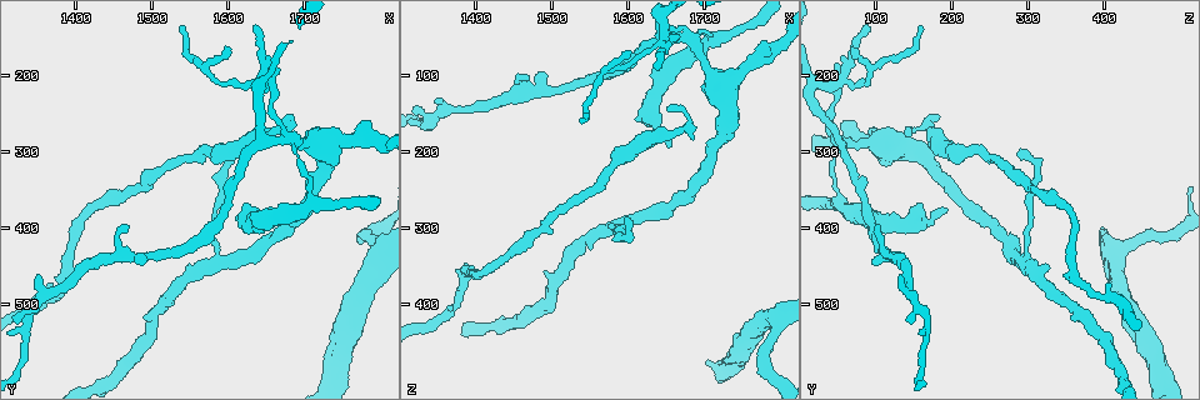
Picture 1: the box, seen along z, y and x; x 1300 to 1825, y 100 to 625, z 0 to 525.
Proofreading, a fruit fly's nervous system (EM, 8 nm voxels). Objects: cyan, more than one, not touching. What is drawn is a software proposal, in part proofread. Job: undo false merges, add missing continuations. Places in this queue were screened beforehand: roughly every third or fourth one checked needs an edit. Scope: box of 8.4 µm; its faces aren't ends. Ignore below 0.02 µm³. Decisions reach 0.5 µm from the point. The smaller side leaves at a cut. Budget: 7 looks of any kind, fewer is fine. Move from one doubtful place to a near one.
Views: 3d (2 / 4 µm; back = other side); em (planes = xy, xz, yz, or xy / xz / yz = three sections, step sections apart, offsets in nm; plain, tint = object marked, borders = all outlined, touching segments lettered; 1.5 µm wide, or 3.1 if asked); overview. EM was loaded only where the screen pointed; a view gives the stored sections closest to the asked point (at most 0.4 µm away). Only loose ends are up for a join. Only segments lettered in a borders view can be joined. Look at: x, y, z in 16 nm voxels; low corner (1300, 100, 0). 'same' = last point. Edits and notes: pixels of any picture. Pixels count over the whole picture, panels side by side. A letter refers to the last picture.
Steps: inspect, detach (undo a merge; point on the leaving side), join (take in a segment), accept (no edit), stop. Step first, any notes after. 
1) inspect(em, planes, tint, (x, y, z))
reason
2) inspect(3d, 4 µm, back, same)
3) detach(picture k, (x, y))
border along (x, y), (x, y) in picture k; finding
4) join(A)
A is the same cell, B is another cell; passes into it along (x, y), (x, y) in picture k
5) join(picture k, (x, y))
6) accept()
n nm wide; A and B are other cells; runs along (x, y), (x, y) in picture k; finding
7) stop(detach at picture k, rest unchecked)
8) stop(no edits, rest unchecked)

inspect(em, planes, borders, (1655, 375, 190))

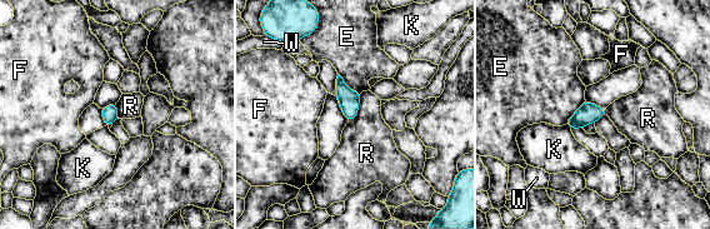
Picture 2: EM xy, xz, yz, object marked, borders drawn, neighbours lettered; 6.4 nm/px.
accept()
E, F, K, R and W are other cells; border along (361, 93), (358, 115), (349, 122) in picture 2; no lettered segment goes on from it

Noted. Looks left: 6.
inspect(3d, 2 µm, (1690, 290, 60))
sharp bend

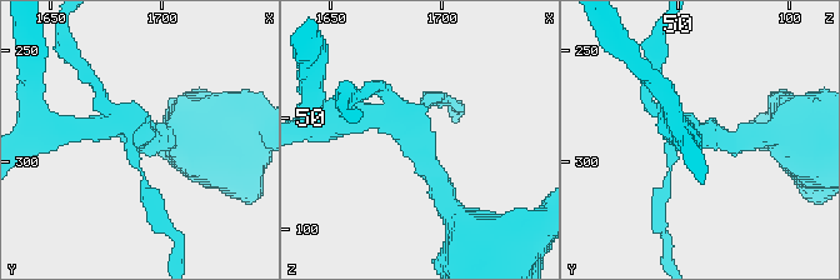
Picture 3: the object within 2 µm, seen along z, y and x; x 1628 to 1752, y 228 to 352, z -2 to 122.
inspect(em, yz, step 8, tint, (1688, 288, 59))

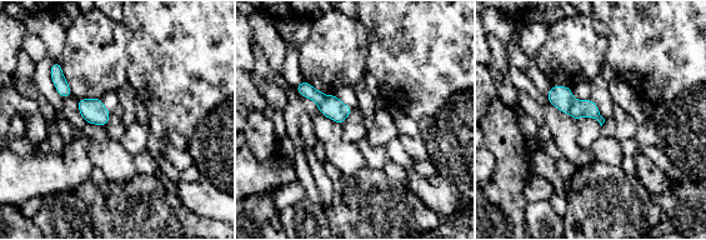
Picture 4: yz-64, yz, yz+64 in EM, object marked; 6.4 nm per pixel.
inspect(em, planes, borders, same)

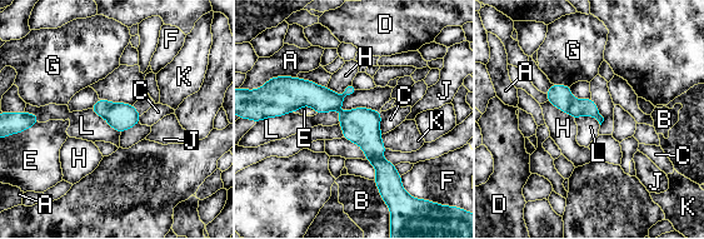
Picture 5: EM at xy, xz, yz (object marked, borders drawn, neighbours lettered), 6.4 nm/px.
detach(picture 5, (559, 95))
110 nm wide; A, B, C, D, E, F, G, H, J, K and L are other cells; border along (573, 98), (567, 111) in picture 5; a second neuron is stuck on

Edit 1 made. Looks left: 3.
inspect(em, planes, borders, (1780, 410, 490))
sudden change in width

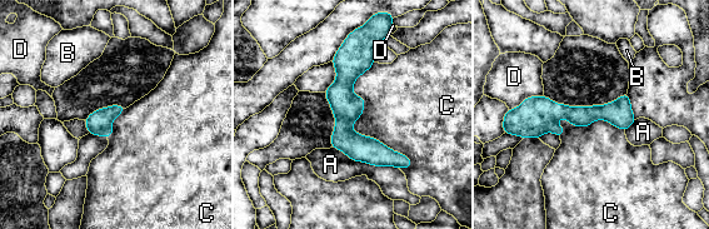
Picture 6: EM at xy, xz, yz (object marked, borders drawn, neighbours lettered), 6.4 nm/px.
accept()
A, B, C and D are other cells; one neuron here

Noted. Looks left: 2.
stop(detach at picture 5, rest unchecked)

